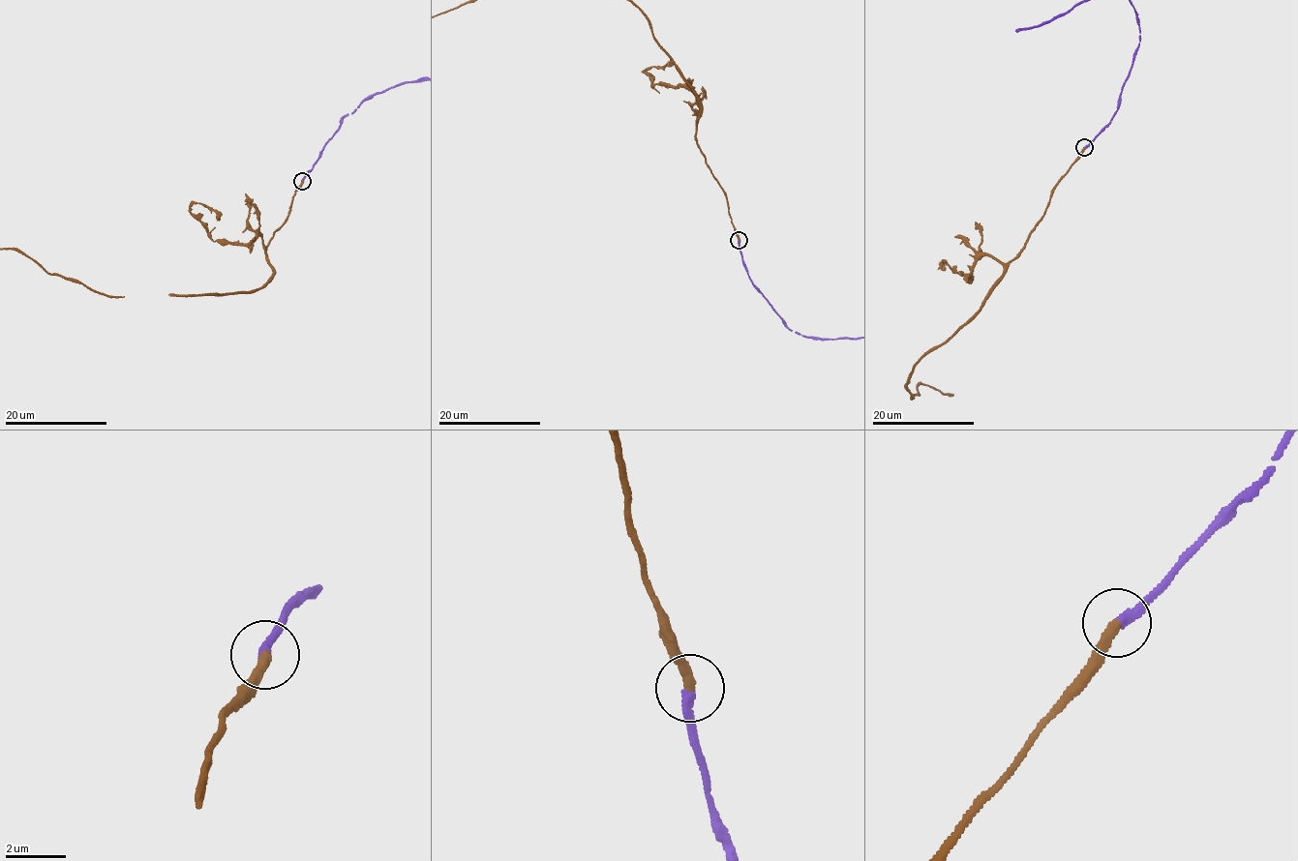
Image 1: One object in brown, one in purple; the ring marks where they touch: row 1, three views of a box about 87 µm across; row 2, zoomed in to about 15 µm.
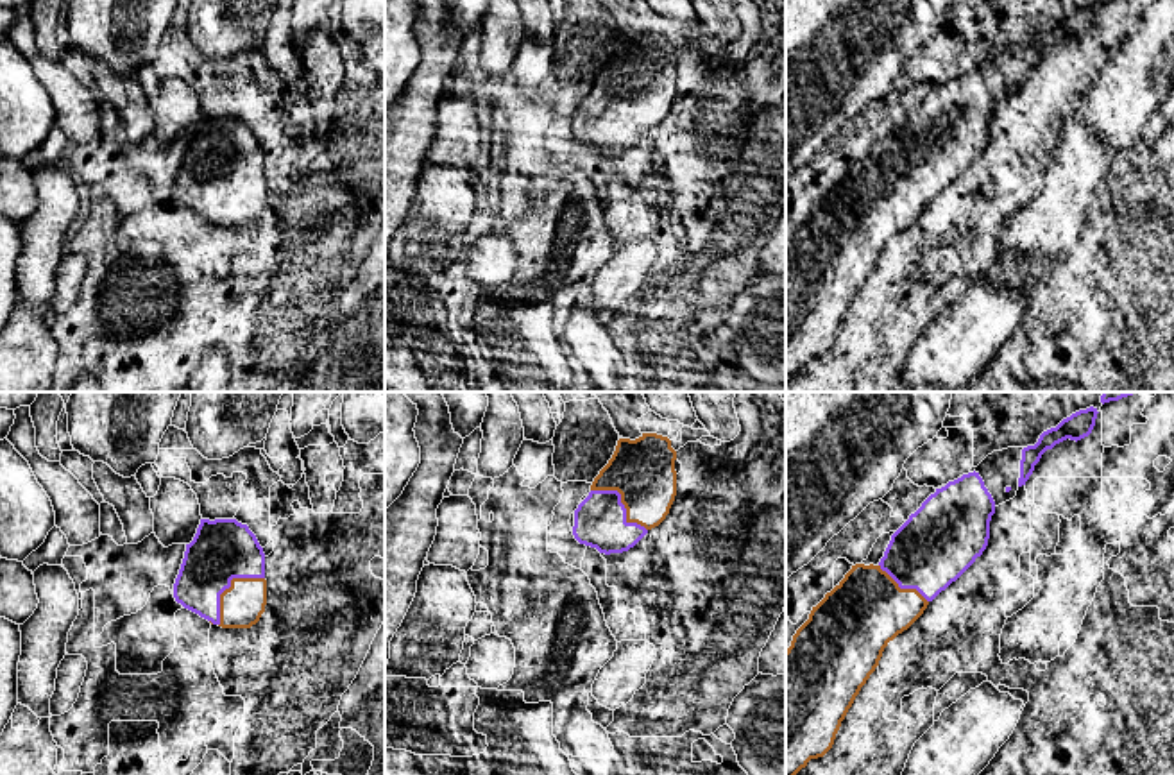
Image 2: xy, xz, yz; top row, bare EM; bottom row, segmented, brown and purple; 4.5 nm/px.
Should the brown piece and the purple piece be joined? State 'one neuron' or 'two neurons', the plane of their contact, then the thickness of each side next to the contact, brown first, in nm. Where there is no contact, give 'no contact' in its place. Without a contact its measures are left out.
one neuron; contact in xy; calibres 190 and 280 nm

